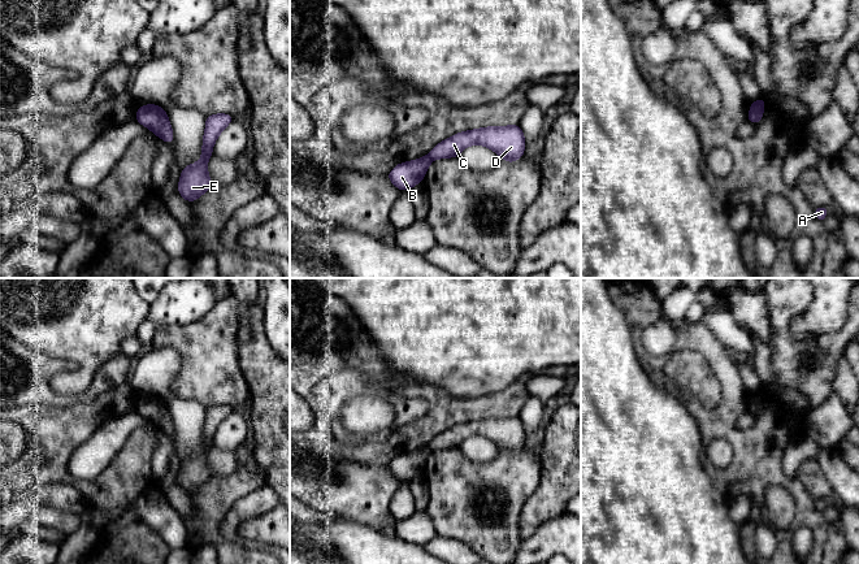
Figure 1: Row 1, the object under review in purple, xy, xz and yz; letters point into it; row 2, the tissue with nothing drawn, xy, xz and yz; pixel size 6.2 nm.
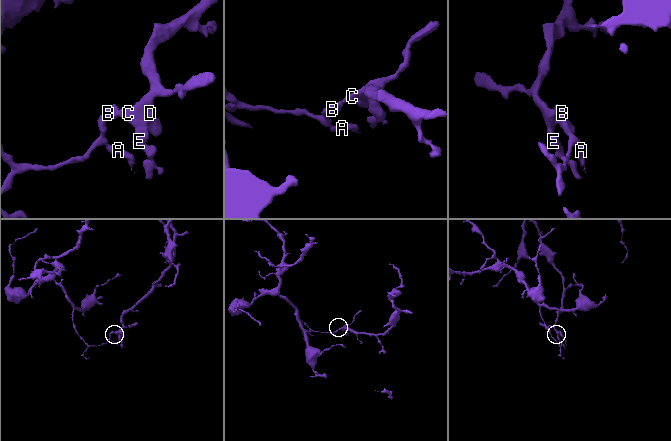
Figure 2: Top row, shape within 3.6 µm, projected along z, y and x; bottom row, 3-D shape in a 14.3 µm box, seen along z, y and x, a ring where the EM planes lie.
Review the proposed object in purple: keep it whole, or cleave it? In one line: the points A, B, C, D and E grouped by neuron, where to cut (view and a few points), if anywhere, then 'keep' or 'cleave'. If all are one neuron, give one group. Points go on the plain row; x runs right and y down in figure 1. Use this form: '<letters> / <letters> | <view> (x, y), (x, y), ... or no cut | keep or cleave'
A B / C D E | xz (426, 446), (430, 451) | cleave

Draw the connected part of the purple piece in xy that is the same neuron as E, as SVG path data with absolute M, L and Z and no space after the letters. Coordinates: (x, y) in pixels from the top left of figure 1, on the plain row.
M225 404L207 407L201 450L195 455L185 457L178 473L178 483L188 494L198 491L212 480L212 470L208 465L208 451L212 448L213 437L218 426L233 412L234 409Z

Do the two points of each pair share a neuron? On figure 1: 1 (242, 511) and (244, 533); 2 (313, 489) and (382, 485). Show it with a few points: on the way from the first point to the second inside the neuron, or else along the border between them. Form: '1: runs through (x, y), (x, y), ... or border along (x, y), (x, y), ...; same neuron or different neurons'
1: border along (270, 510), (247, 519), (237, 528), (234, 536); different neurons
2: runs through (330, 487), (365, 487); same neuron

